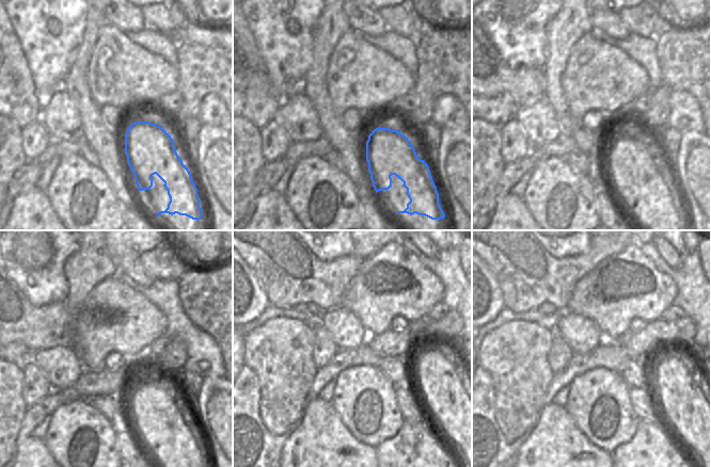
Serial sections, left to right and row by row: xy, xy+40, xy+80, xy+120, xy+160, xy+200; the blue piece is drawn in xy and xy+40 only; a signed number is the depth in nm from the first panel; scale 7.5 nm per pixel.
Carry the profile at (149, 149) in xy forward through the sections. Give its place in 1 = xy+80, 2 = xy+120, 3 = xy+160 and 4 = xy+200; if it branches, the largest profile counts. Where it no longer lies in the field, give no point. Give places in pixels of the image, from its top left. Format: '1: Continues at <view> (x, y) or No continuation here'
1: Continues at xy+80 (627, 155)
2: Continues at xy+120 (180, 413)
3: Continues at xy+160 (446, 406)
4: Continues at xy+200 (684, 409).

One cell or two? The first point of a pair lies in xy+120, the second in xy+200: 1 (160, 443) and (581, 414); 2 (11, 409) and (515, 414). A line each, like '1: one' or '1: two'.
1: one
2: two

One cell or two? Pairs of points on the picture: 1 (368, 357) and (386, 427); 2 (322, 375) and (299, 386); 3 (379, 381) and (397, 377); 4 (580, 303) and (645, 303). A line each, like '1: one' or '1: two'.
1: two
2: two
3: two
4: one

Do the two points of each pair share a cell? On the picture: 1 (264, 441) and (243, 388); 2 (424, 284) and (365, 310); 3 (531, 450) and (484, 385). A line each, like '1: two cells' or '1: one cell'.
1: one cell
2: one cell
3: two cells

